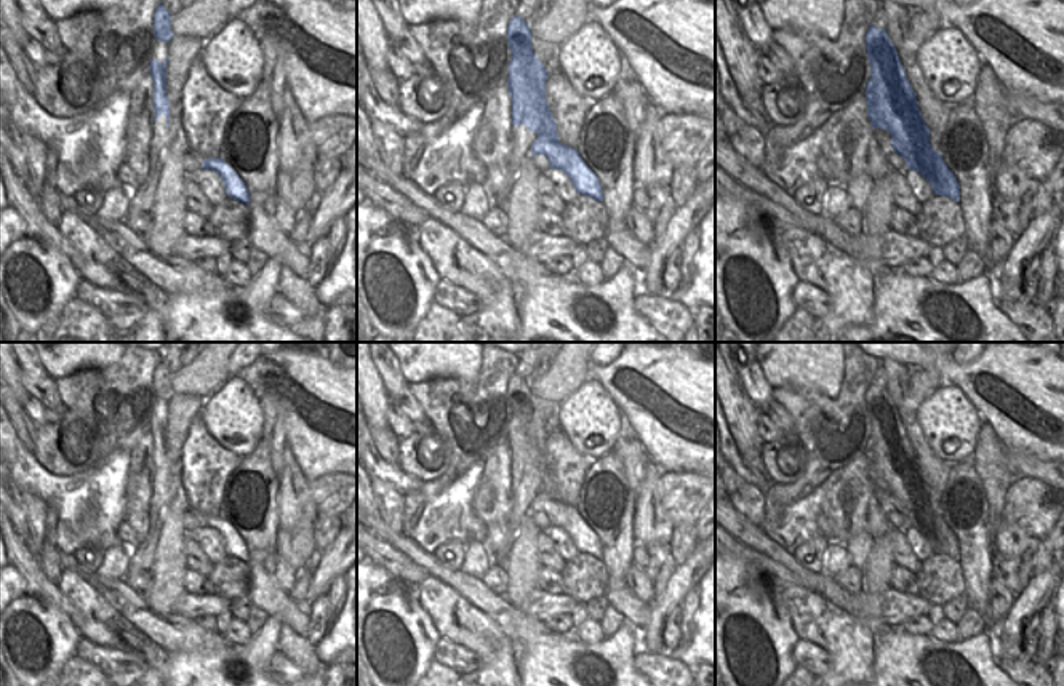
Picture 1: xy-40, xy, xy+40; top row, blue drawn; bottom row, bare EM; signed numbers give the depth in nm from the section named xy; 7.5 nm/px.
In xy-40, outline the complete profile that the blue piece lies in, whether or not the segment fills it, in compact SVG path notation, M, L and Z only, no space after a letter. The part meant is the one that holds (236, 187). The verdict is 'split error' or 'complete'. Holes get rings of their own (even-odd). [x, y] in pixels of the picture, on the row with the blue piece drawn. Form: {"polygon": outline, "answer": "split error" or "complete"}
{"polygon": "M221 157L205 158L202 170L216 171L224 182L226 195L237 201L245 203L246 206L250 205L250 192L245 182L238 177L232 166L227 165Z", "answer": "complete"}

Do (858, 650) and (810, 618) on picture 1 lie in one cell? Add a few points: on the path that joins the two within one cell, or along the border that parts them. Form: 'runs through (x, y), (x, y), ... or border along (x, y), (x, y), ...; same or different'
runs through (847, 642), (834, 629), (821, 622); same

